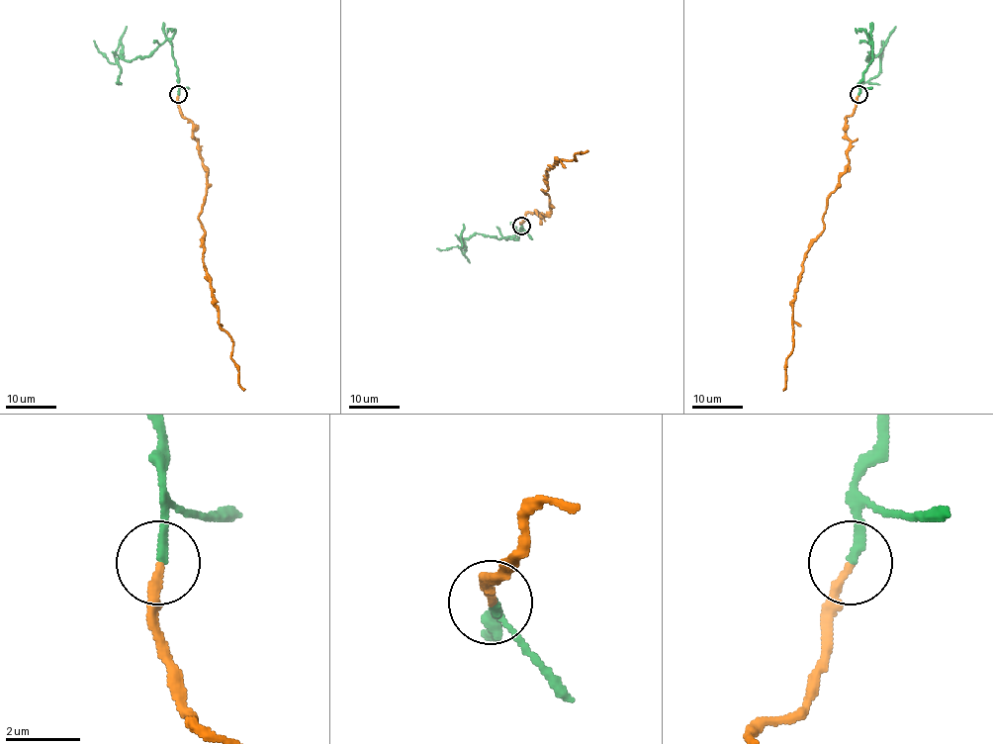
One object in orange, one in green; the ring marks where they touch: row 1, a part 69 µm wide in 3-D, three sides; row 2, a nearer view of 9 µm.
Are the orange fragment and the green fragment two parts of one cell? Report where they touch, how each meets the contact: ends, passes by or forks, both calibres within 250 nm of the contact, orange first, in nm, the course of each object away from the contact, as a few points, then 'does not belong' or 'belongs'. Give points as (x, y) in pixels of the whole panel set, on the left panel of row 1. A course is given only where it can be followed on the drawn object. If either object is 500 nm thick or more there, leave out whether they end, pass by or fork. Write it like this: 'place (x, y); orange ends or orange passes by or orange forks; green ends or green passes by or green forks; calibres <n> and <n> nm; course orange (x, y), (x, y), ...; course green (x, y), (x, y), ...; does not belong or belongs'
place (178, 94); orange ends; green ends; calibres 240 and 240 nm; course orange (177, 95), (207, 173), (199, 215), (203, 262), (244, 390); course green (179, 95), (176, 60), (172, 46), (167, 41), (148, 55), (126, 60), (119, 56), (121, 83); does not belong

